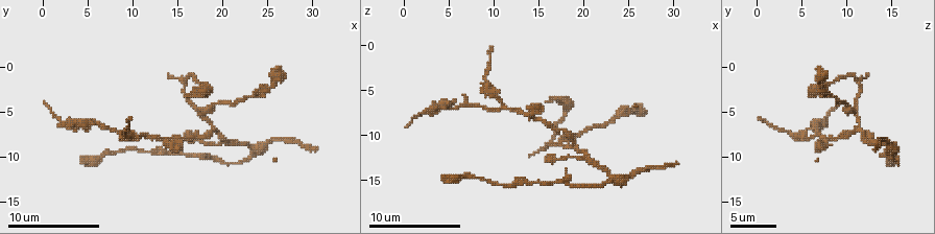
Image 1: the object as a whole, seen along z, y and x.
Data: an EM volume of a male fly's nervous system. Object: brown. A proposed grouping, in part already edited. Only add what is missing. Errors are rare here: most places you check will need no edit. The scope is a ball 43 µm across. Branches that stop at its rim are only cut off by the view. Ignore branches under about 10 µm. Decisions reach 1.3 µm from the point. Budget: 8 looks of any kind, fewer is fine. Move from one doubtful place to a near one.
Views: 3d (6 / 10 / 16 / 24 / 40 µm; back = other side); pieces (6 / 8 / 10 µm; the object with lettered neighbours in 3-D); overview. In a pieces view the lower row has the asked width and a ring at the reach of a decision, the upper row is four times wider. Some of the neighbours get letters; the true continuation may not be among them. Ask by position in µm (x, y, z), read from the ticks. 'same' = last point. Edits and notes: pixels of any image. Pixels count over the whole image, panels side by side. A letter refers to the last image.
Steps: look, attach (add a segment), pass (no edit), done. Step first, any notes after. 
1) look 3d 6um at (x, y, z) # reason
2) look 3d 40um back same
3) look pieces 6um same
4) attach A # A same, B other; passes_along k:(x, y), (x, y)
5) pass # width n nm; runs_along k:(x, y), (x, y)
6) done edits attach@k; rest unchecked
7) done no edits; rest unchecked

look pieces 10um at (4.4, 10.8, 14.8) # end of a long branch

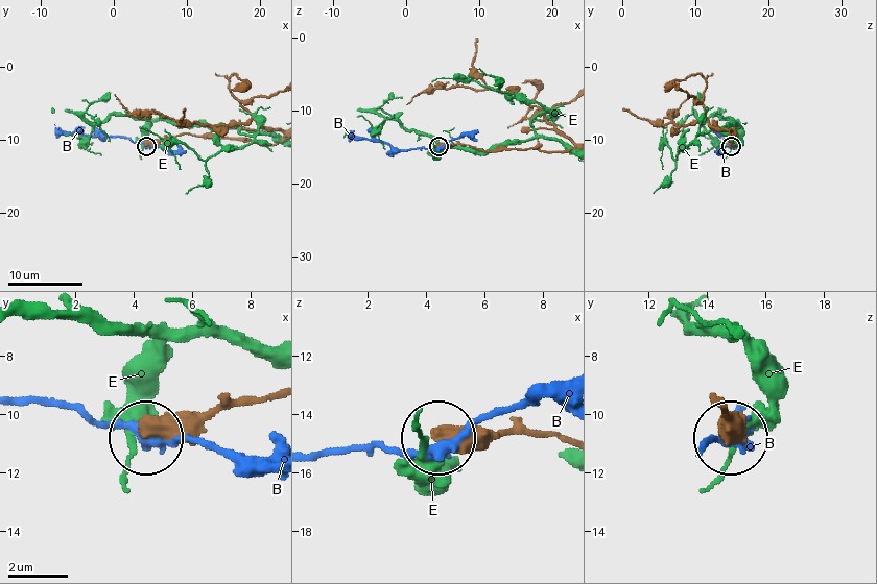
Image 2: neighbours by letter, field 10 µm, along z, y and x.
pass # B other, E other; runs_along 2:(560, 440), (443, 435); none of them fits

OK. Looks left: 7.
look pieces 10um at (14.0, 1.2, 12.2) # branch stops here

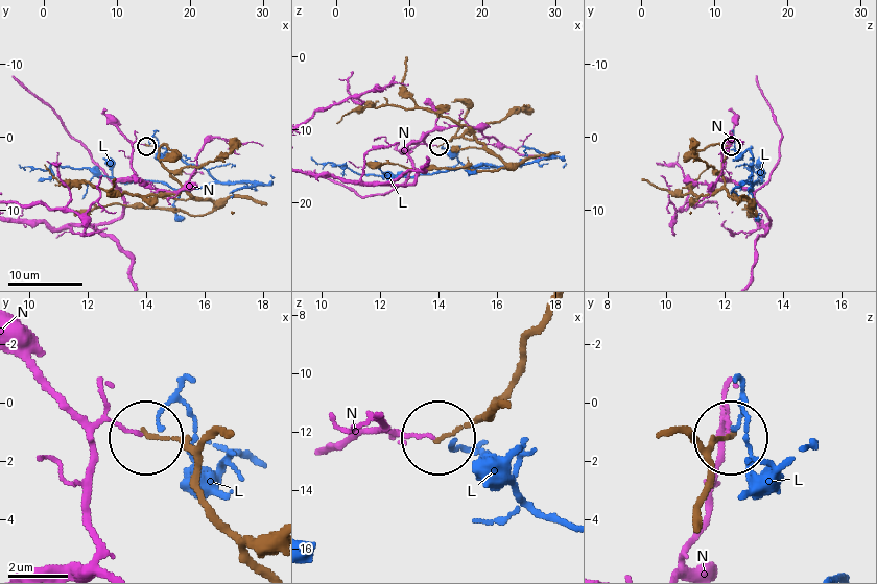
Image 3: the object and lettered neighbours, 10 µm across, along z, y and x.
pass # L other, N other; runs_along 3:(700, 507), (709, 455), (729, 440); no lettered segment goes on from it

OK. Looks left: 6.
look pieces 6um at (15.2, 8.8, 6.8) # free end

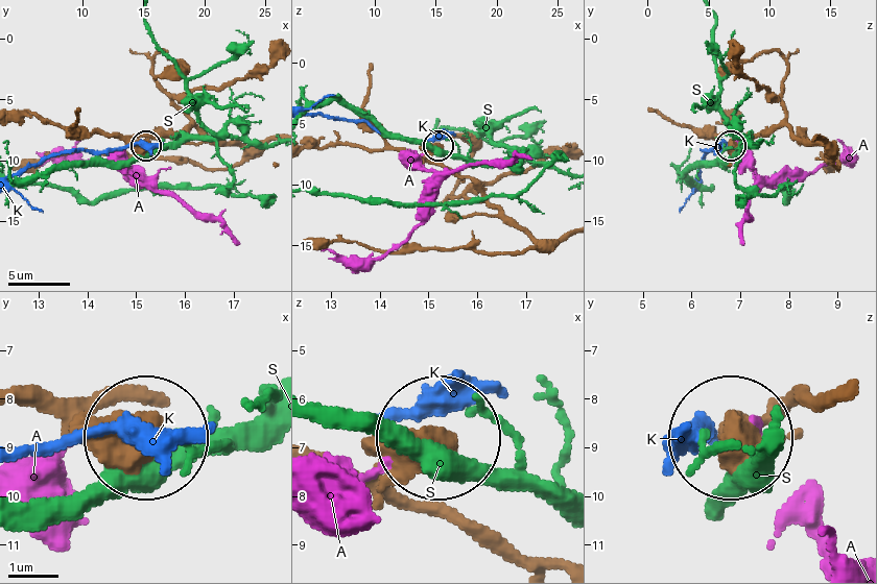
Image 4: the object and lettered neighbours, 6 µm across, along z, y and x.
pass # A other, K other, S other; runs_along 4:(850, 387), (734, 429); none of them fits

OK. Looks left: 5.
look 3d 10um at (15.8, 7.8, 12.4) # branch stops here

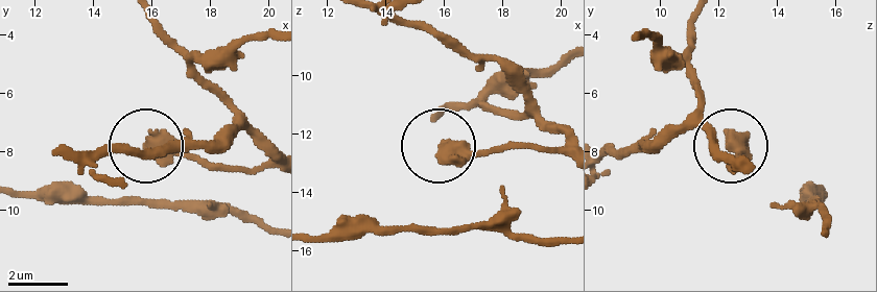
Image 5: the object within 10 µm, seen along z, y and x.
look pieces 6um at (15.9, 7.6, 12.6) # see the neighbours

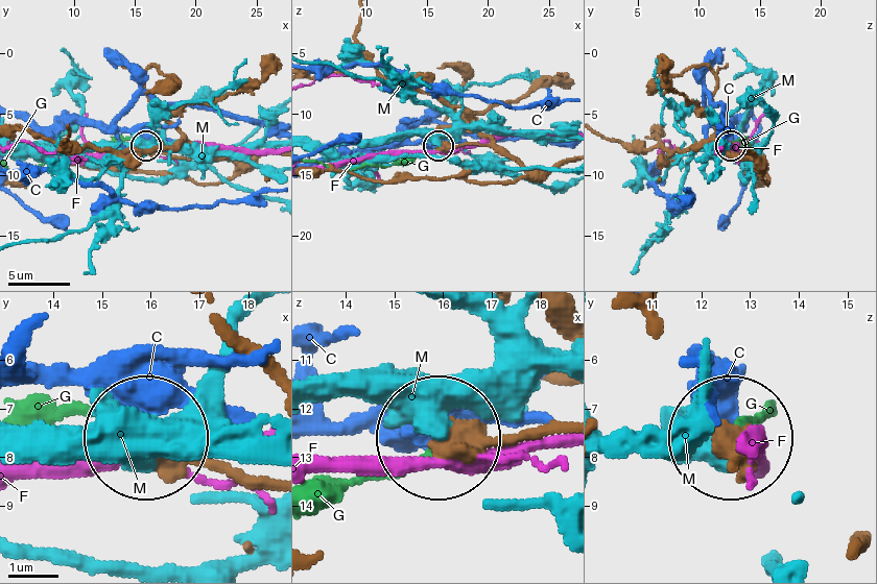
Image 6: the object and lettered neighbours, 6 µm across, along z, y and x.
pass # width 550 nm; C other, F other, G other, M other; runs_along 6:(494, 143), (441, 146); no lettered segment goes on from it

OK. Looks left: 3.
done no edits; rest unchecked

